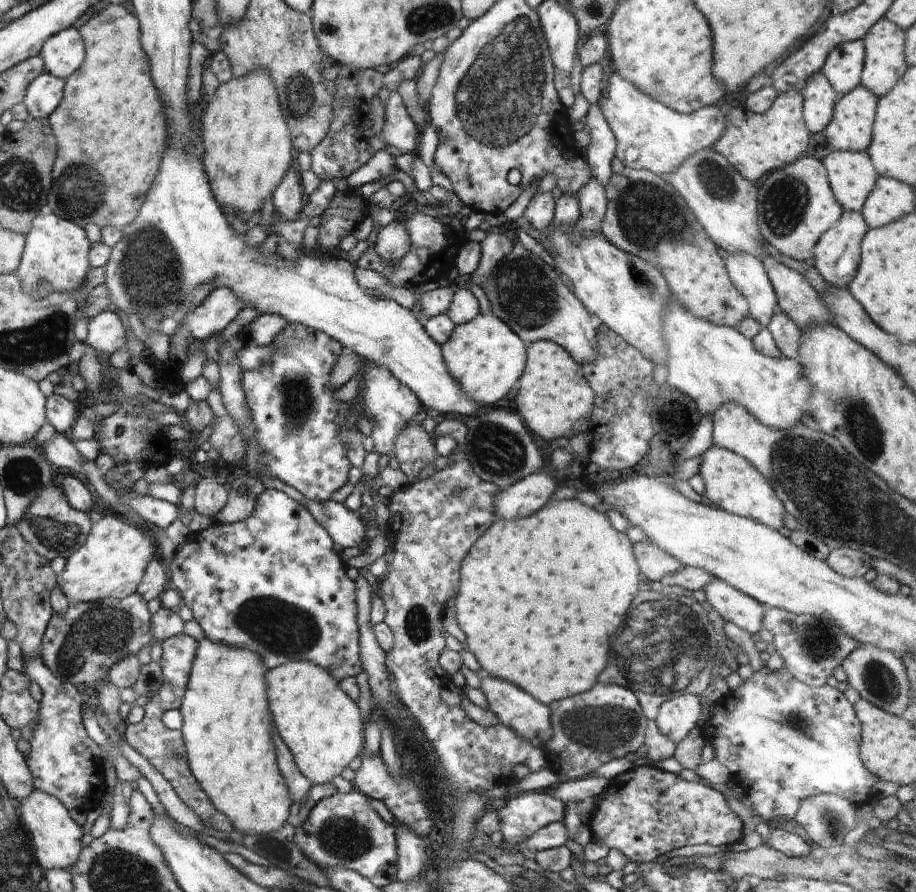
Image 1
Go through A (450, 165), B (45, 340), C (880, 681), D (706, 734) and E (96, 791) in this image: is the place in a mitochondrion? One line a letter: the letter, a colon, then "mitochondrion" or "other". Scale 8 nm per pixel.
A: other
B: mitochondrion
C: mitochondrion
D: other
E: other

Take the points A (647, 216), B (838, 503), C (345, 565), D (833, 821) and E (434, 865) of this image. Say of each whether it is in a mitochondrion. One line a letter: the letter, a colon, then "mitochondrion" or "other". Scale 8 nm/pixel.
A: mitochondrion
B: mitochondrion
C: other
D: mitochondrion
E: other

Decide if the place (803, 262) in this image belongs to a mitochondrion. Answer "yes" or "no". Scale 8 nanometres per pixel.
no

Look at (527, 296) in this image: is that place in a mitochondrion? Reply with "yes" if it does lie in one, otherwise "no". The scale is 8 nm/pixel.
yes

